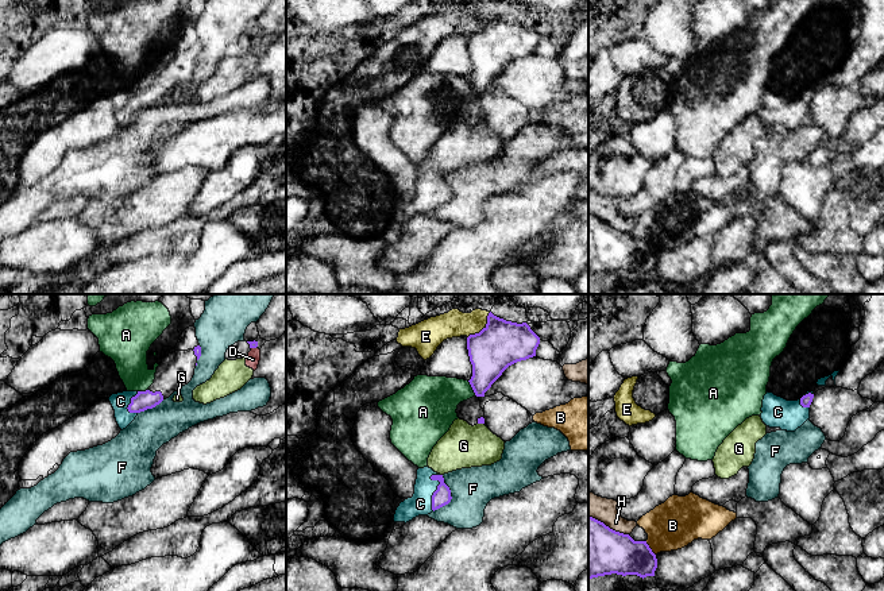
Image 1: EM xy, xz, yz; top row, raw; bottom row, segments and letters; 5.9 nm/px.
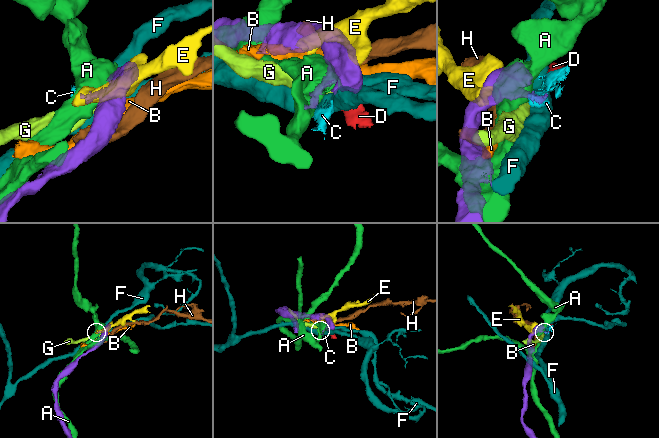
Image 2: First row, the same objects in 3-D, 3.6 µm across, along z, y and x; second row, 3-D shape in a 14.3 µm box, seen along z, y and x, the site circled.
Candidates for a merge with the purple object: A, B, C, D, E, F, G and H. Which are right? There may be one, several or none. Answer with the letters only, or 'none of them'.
C

